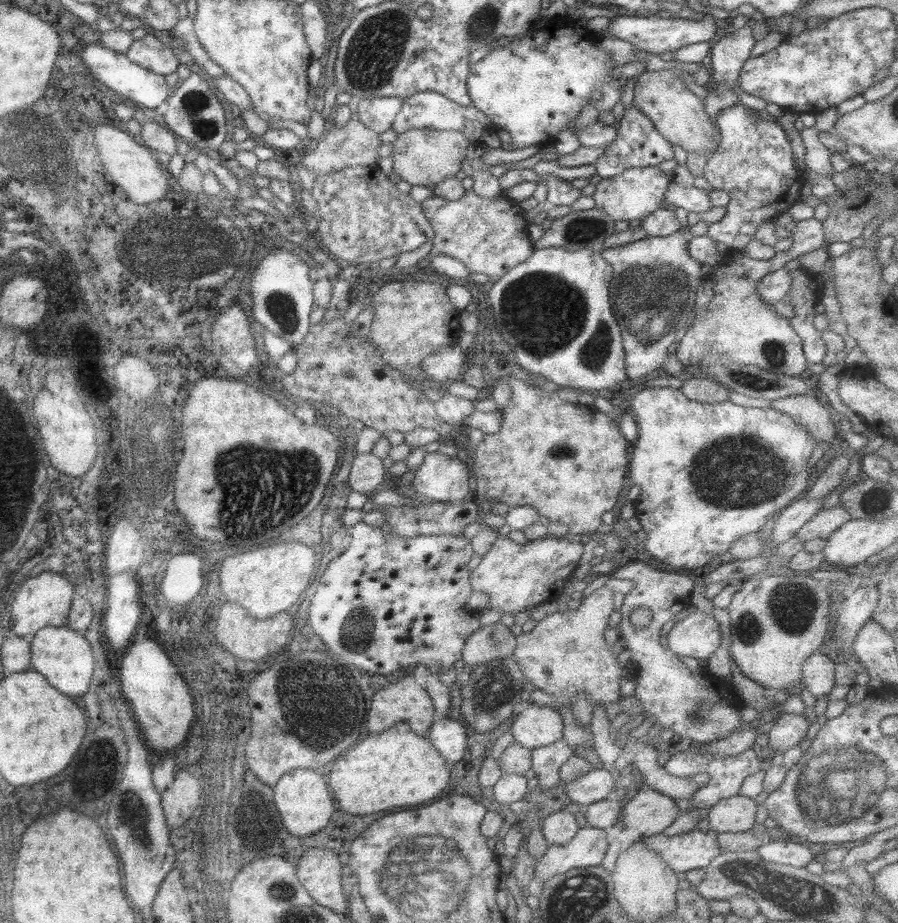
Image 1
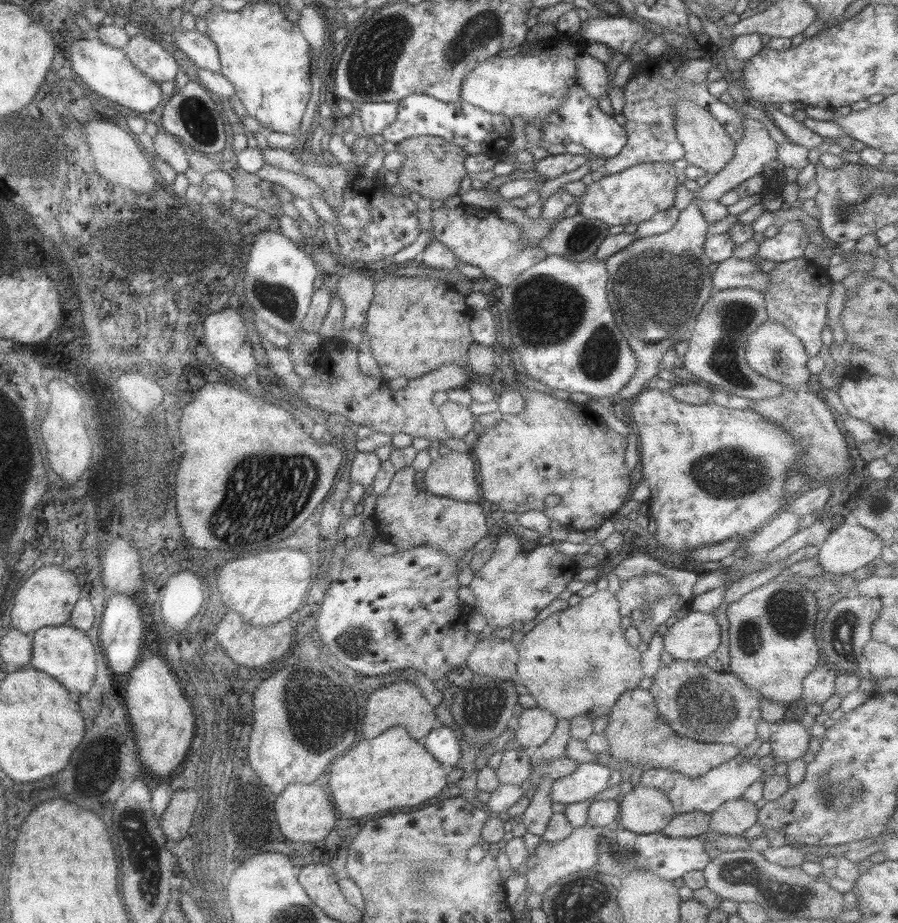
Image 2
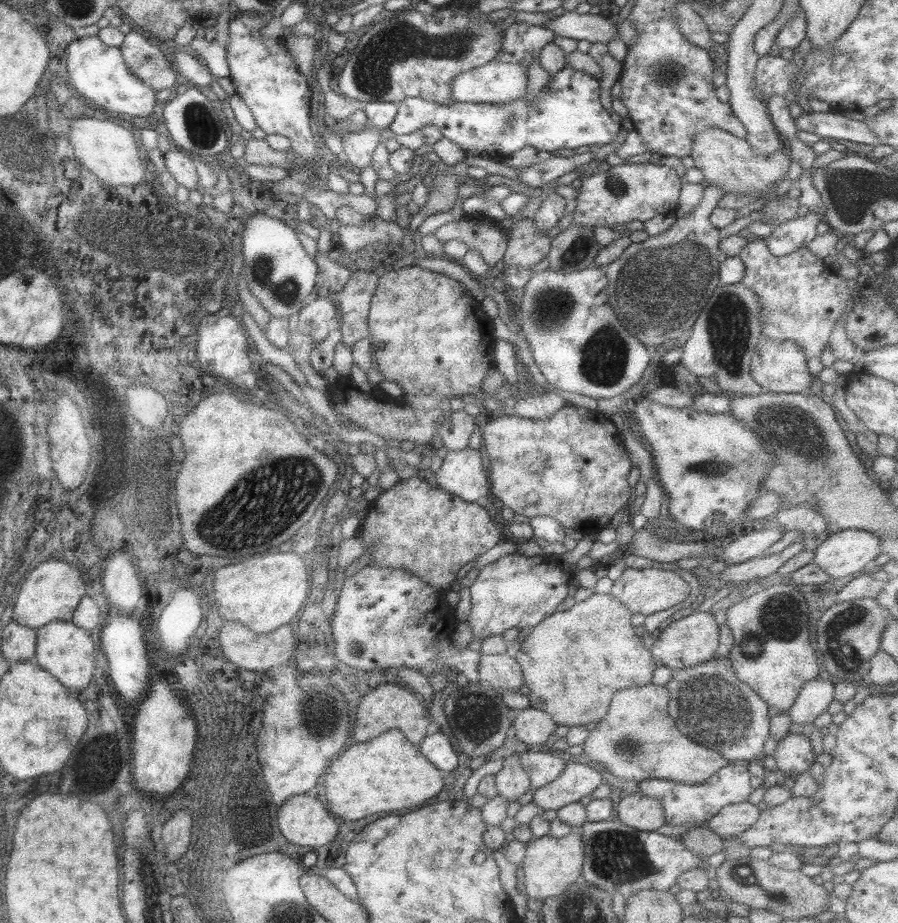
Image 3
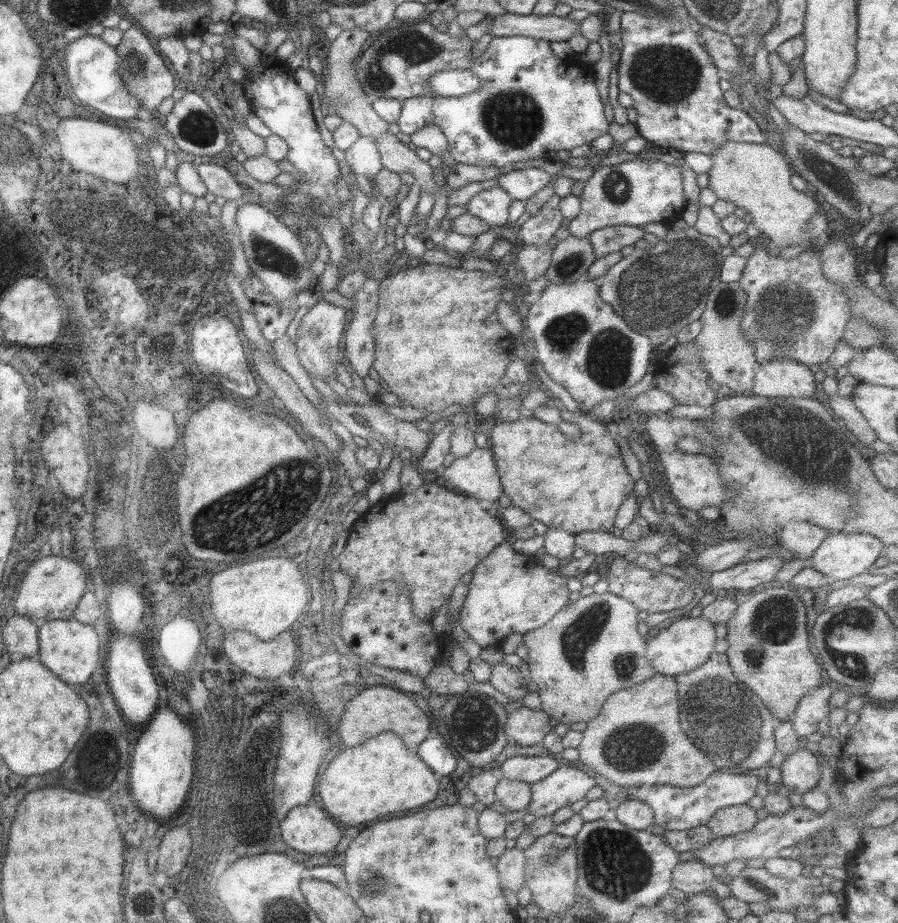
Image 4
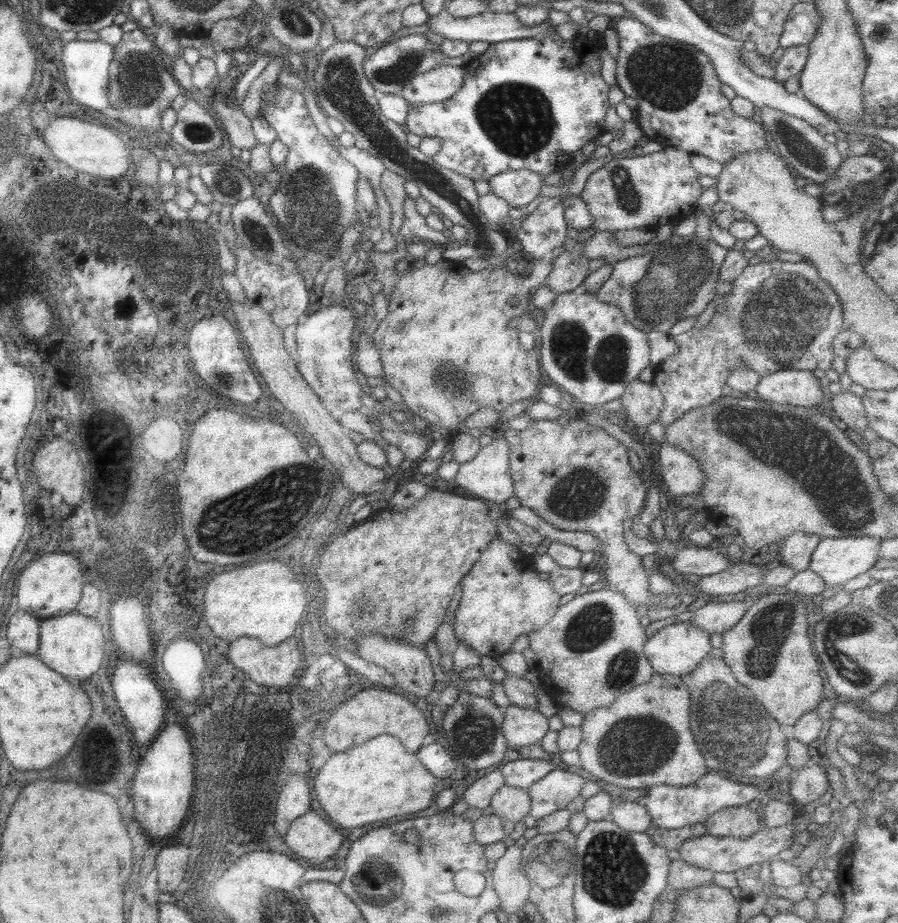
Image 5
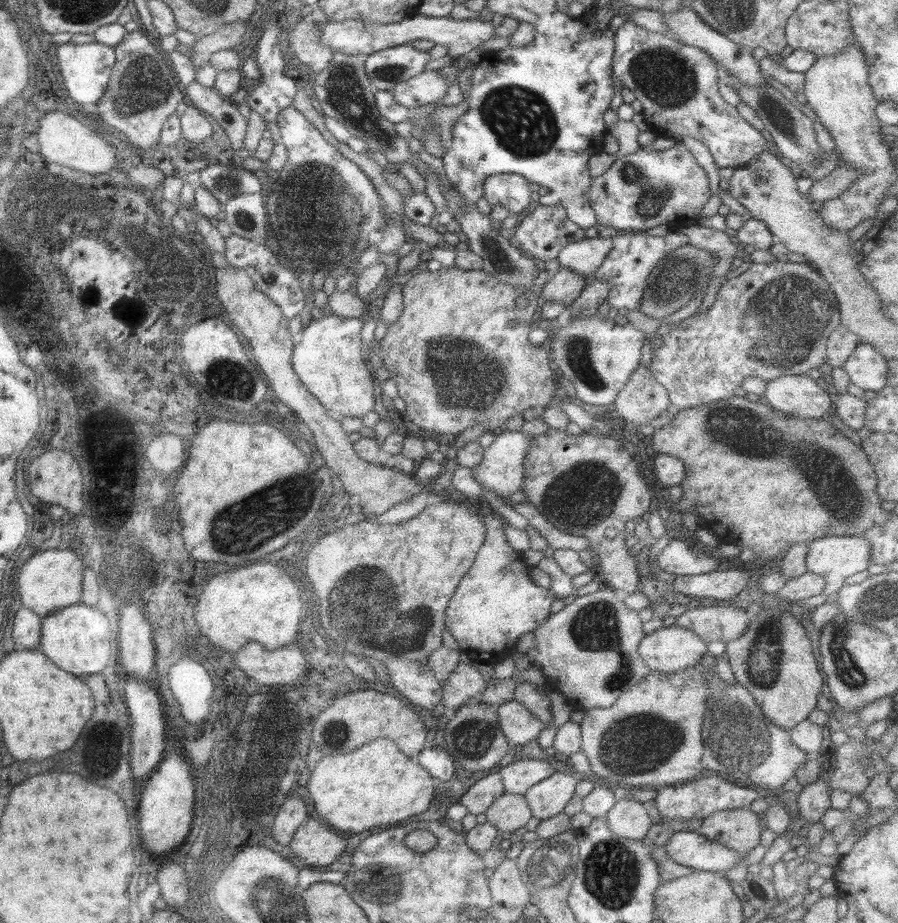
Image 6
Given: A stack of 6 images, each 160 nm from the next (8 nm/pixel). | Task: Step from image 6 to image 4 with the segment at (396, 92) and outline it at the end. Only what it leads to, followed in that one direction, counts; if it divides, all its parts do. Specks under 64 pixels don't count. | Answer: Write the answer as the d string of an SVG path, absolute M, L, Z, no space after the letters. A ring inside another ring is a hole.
M470 69L445 70L437 72L428 80L431 97L455 98L473 92L480 82Z

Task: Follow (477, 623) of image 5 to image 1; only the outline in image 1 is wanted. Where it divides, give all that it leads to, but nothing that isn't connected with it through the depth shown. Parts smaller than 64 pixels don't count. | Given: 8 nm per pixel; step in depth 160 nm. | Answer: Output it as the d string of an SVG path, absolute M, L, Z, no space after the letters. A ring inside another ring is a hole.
M498 535L489 550L481 557L479 564L469 574L470 587L473 592L487 595L487 607L498 608L501 614L515 615L517 612L531 610L548 597L549 592L555 592L559 586L568 582L573 571L578 566L582 556L582 539L572 537L549 537L528 540L518 544L506 535Z

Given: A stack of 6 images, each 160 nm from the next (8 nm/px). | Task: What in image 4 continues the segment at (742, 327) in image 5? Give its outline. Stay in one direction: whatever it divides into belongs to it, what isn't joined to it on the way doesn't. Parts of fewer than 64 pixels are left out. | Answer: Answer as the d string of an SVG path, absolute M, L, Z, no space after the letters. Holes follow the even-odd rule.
M753 240L754 251L746 258L738 285L745 293L744 311L741 315L741 334L751 341L753 354L758 364L772 358L786 357L805 366L826 362L850 319L849 301L841 285L829 282L820 271L818 249L806 248L793 259L771 256L767 247ZM693 341L675 343L670 350L661 356L660 362L654 364L655 386L666 392L675 405L695 405L707 408L720 397L714 387L707 385L708 374L702 365L700 352Z

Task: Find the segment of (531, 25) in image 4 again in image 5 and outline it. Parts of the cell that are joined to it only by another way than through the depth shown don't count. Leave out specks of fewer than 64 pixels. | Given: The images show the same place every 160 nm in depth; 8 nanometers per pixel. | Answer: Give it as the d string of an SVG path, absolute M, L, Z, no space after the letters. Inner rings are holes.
M441 10L439 14L428 17L424 23L428 28L428 33L434 32L445 40L459 40L459 42L465 42L468 45L471 42L488 42L488 44L493 44L513 39L539 38L545 31L553 29L548 21L531 28L525 28L511 12L491 12L487 10L467 18L455 18L447 14L447 11Z

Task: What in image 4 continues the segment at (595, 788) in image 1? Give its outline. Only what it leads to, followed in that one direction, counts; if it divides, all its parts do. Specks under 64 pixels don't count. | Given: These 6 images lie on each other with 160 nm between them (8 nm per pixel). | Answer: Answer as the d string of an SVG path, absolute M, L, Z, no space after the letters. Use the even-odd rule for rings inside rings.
M561 762L549 776L530 784L527 812L535 818L551 816L559 808L567 807L583 798L598 783L601 782L592 773L585 773Z

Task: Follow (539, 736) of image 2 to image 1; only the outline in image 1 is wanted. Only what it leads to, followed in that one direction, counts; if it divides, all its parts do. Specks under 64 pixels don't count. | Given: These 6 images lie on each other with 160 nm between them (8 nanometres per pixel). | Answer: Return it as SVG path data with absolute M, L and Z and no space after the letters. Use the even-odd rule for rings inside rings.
M529 703L521 713L511 717L509 732L514 743L532 750L554 743L562 736L562 719L551 707Z

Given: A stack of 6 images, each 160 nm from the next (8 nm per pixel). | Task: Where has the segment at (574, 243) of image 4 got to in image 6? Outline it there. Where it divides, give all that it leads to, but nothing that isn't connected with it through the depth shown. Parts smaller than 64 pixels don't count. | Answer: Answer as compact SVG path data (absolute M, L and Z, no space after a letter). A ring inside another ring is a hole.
M560 268L550 274L543 283L539 299L547 302L557 302L569 308L585 286L585 278L577 276L566 268Z

